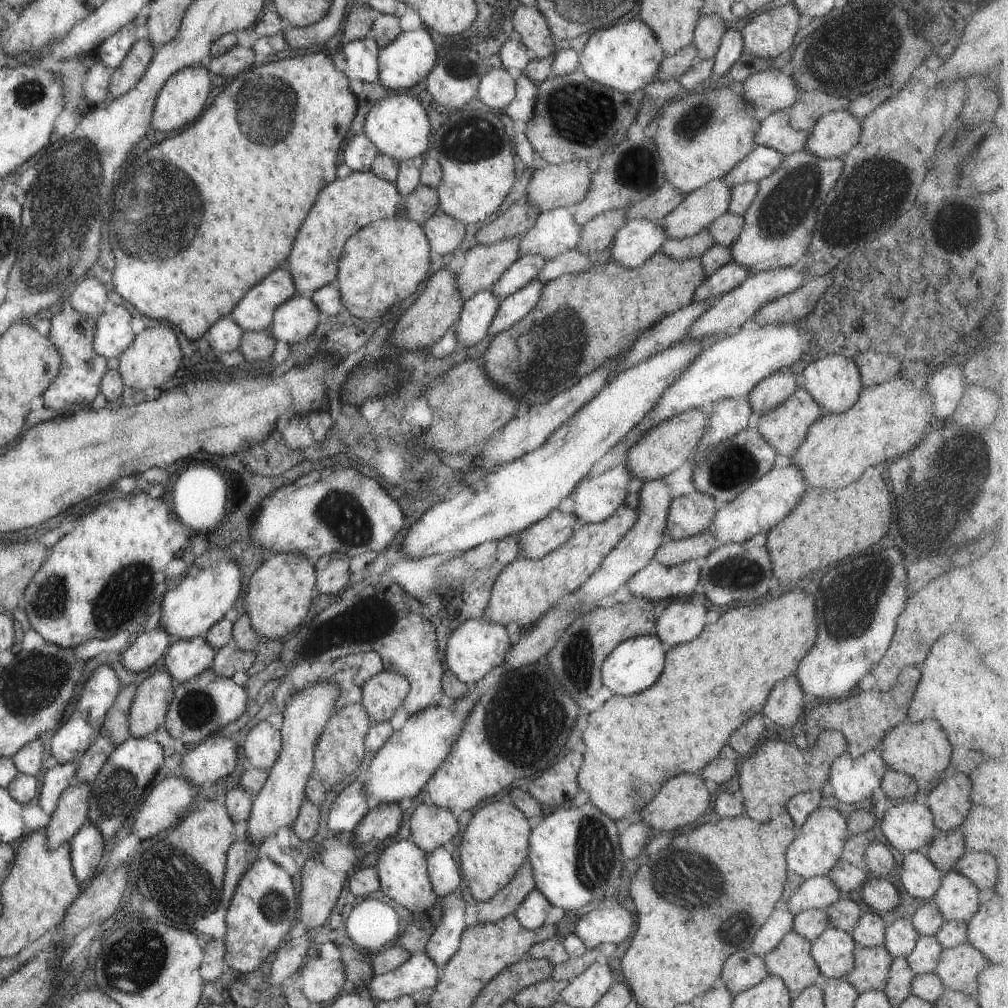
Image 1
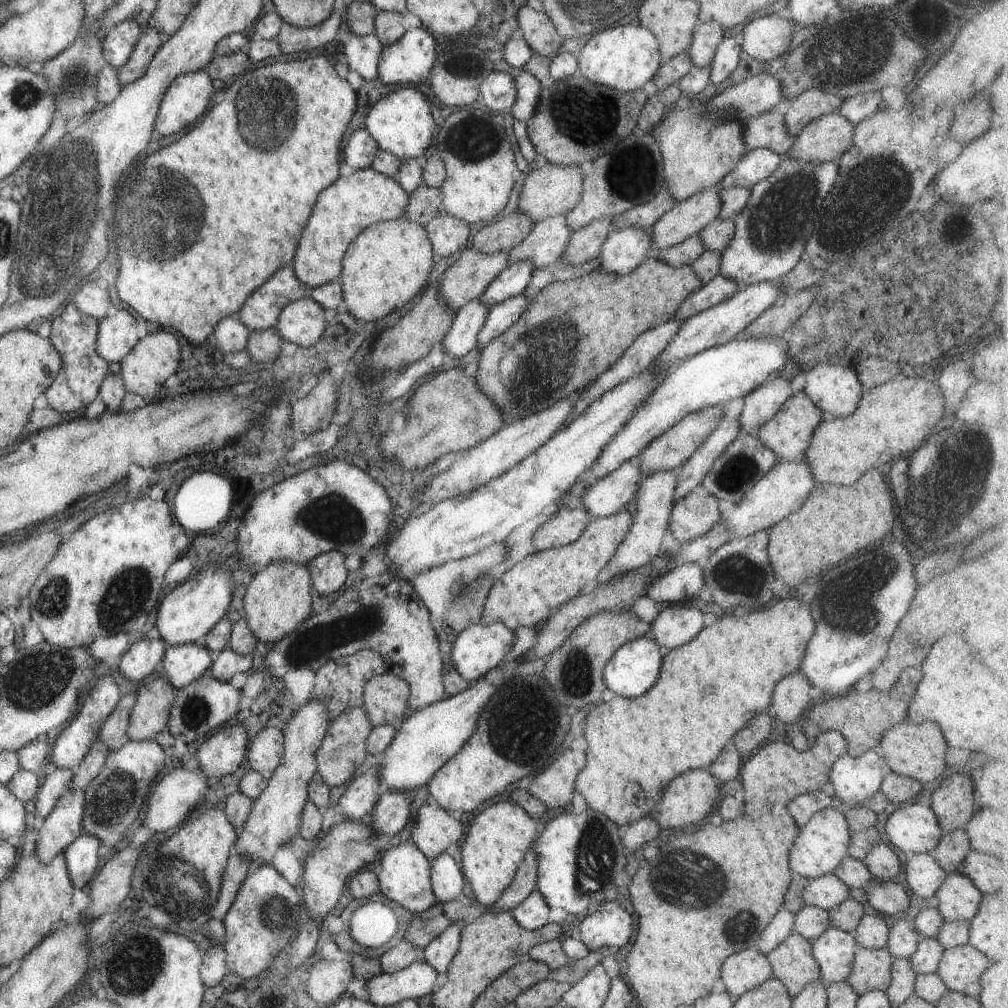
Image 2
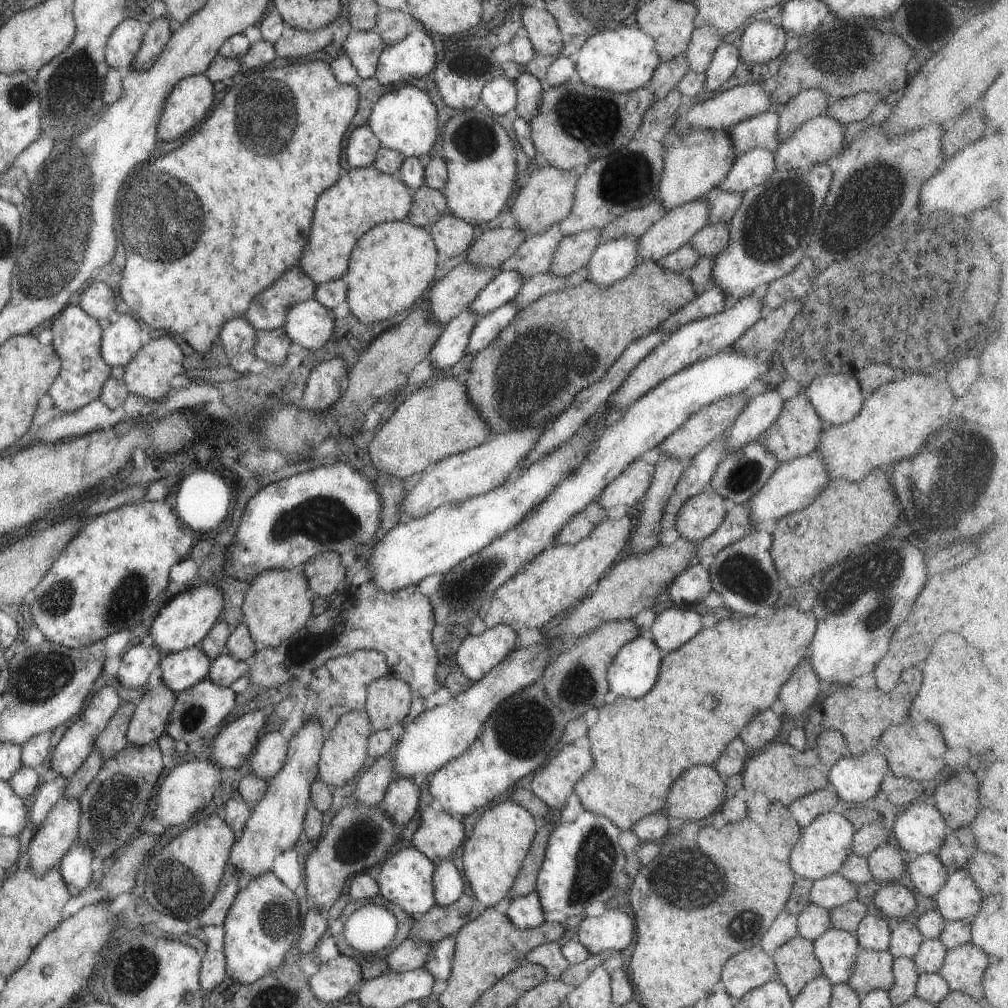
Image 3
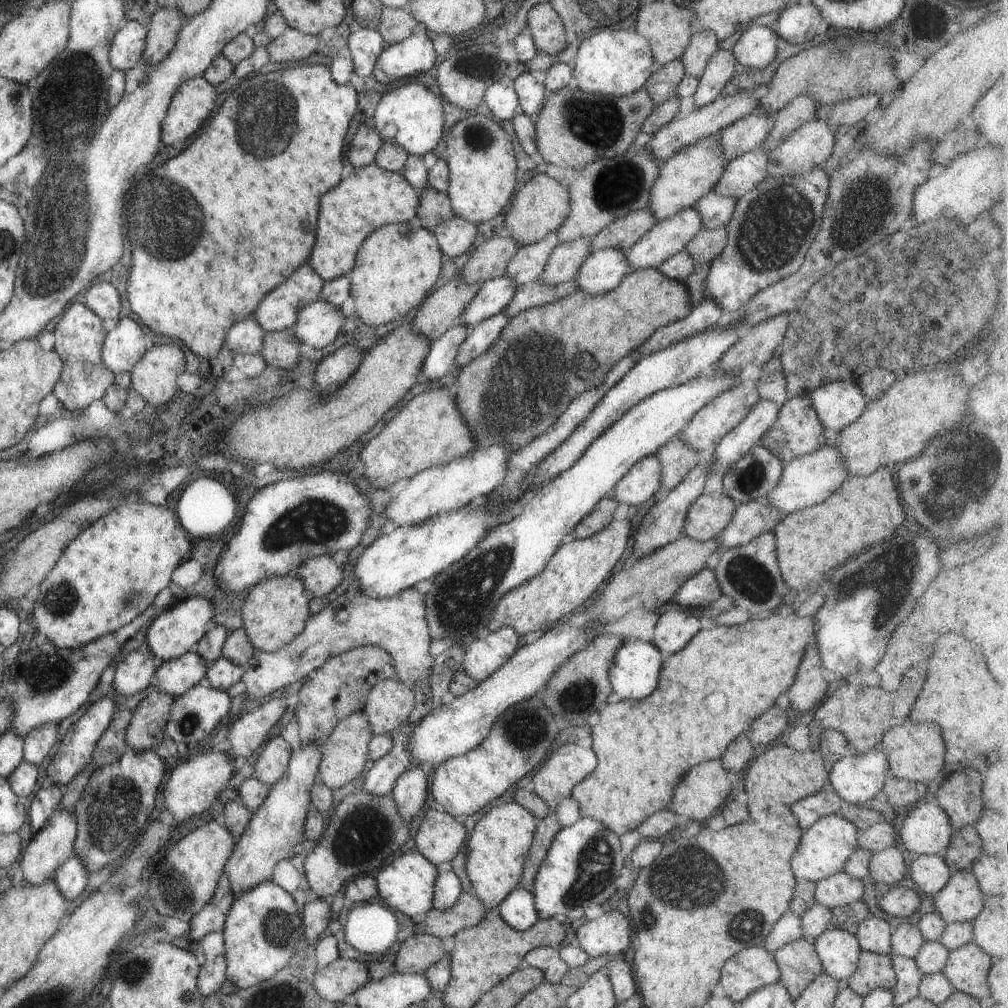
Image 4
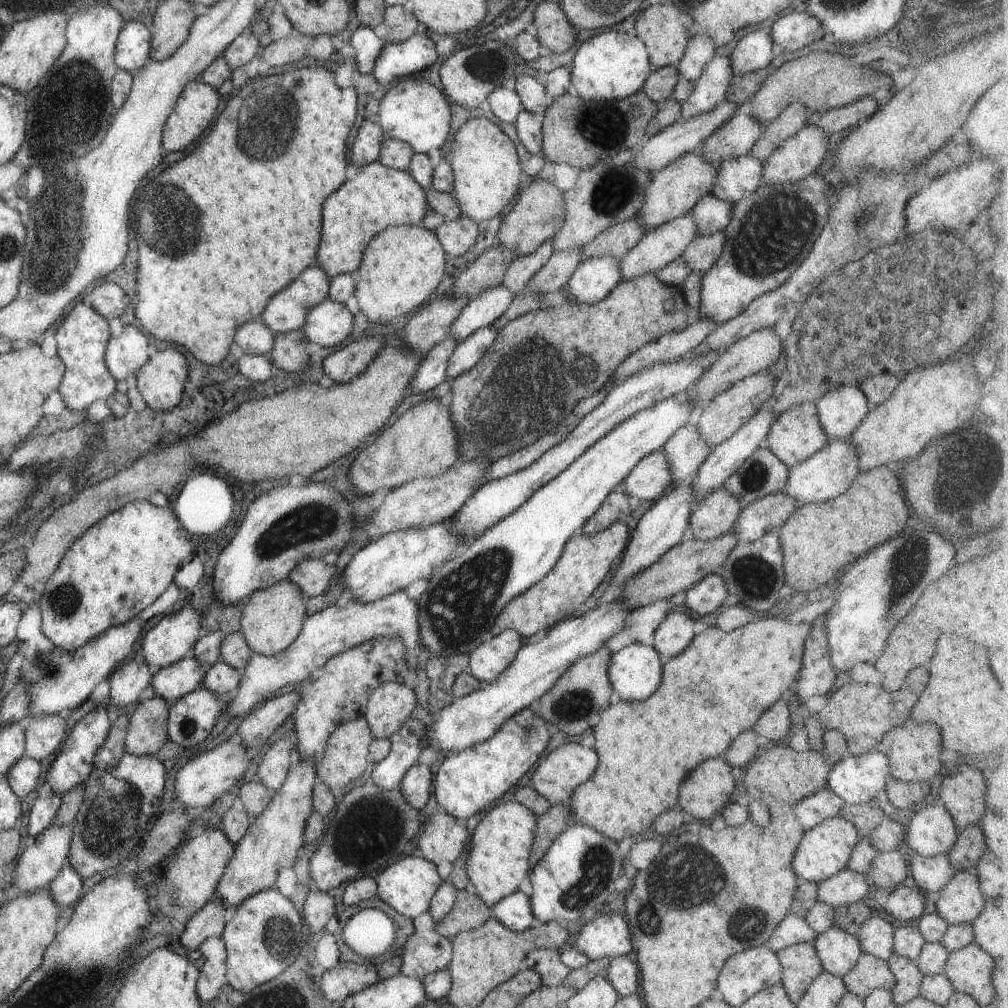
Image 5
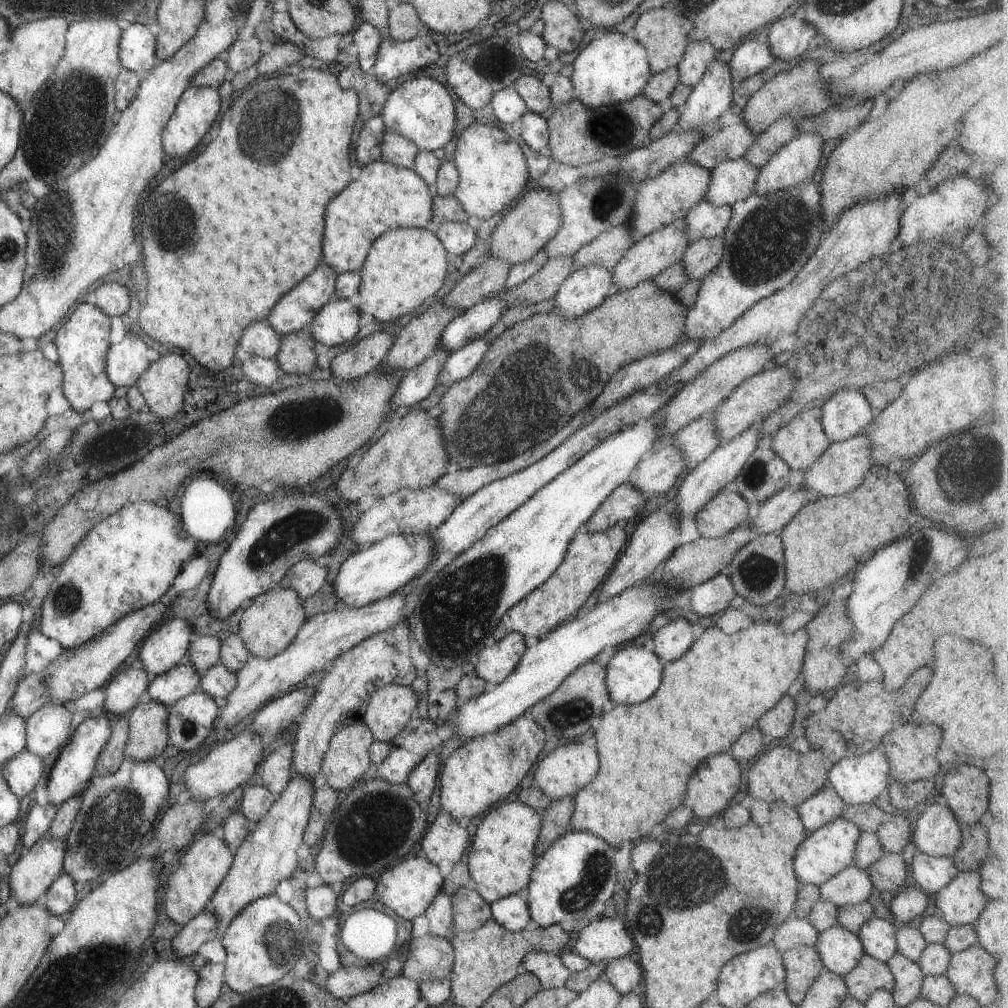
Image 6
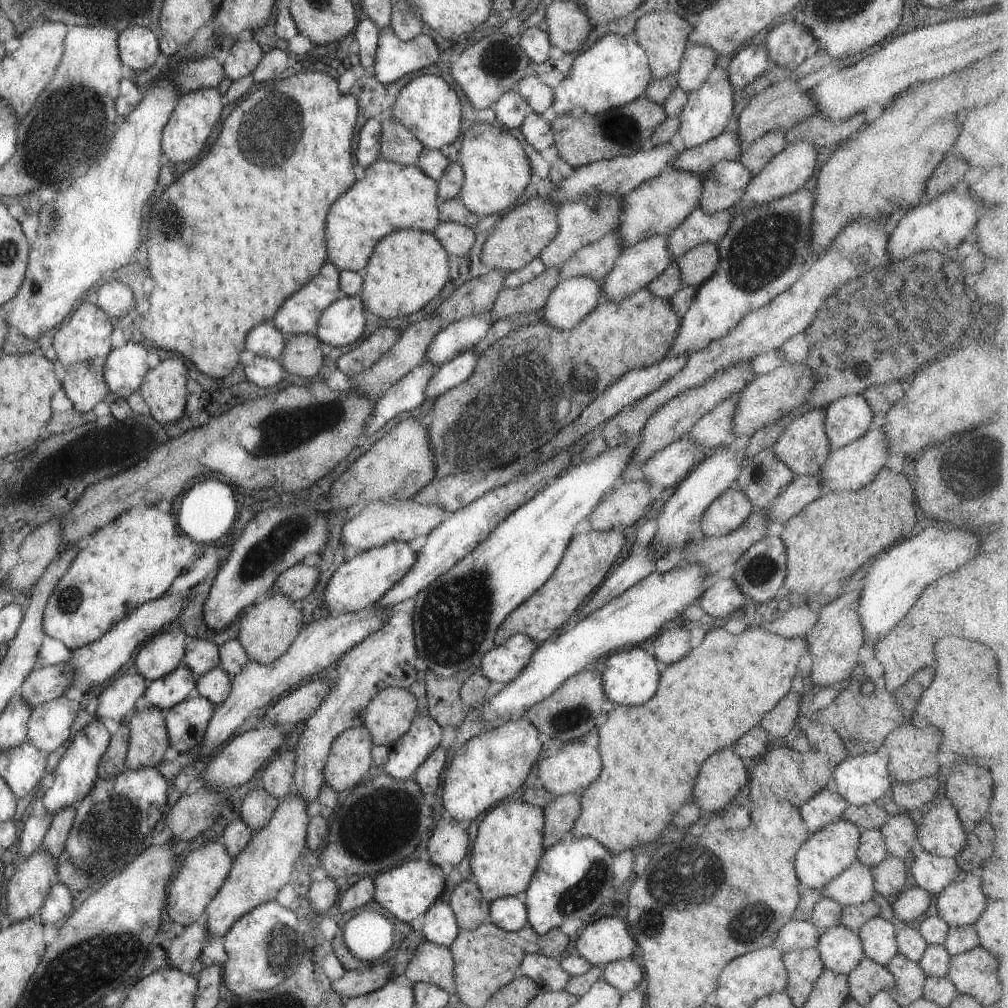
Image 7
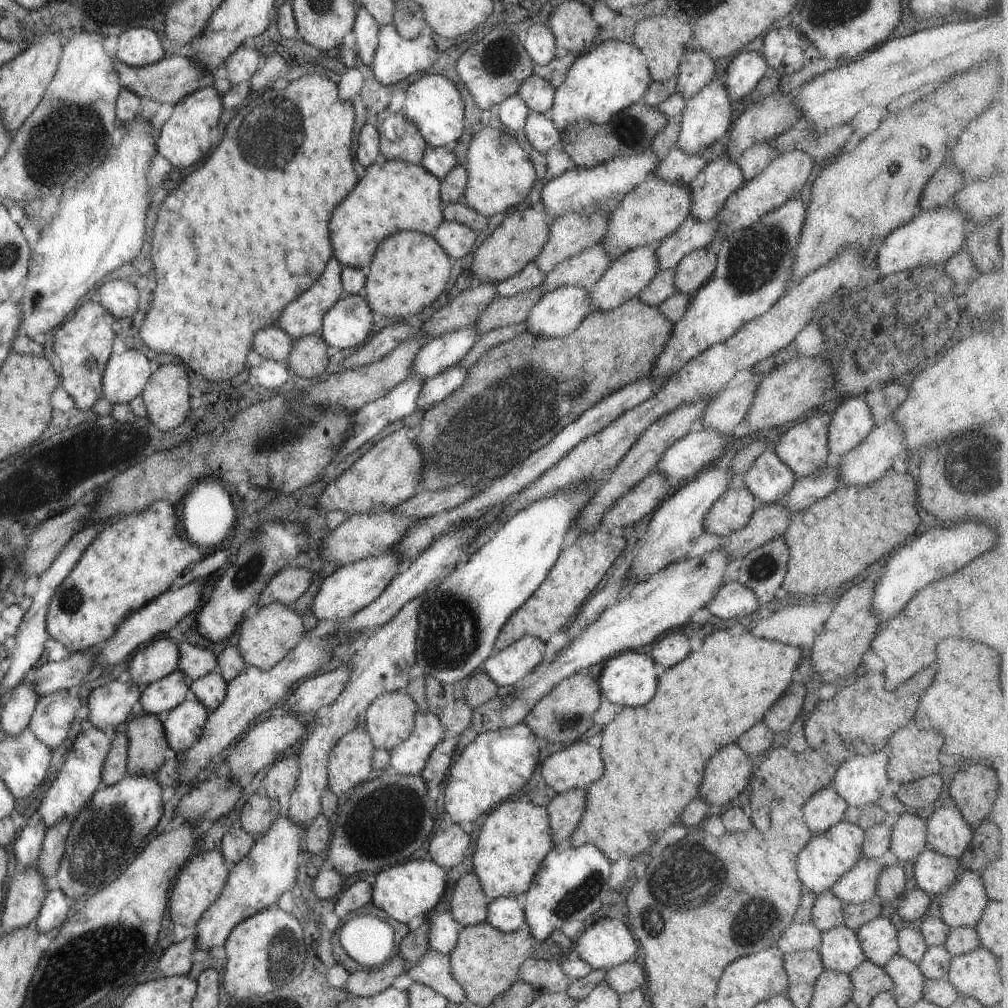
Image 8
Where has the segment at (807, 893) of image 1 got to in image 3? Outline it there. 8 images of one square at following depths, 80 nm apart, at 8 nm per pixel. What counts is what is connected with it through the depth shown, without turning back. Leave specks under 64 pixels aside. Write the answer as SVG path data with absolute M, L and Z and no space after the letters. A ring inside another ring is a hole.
M835 872L812 881L808 899L811 904L829 910L855 899L857 887L858 885Z

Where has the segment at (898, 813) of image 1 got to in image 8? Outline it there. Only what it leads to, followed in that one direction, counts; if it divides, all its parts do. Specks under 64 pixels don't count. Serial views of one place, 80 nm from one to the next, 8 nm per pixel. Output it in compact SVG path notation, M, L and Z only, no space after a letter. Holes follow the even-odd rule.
M953 804L937 807L924 821L927 848L958 860L972 839L972 828L963 820L957 807Z

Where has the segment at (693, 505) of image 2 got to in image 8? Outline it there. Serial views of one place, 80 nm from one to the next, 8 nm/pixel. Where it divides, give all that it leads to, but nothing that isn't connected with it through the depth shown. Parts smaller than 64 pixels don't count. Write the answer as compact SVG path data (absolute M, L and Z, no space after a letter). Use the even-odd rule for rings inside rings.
M727 487L705 513L702 529L712 535L727 536L745 526L754 510L753 495L745 487Z

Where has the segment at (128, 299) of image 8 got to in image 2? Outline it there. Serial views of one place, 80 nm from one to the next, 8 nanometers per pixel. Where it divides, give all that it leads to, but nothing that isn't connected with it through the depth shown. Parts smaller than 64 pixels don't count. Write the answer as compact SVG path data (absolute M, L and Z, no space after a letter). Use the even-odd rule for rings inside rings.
M83 282L73 294L72 303L84 315L92 316L98 321L107 316L107 308L111 304L105 285L97 282Z

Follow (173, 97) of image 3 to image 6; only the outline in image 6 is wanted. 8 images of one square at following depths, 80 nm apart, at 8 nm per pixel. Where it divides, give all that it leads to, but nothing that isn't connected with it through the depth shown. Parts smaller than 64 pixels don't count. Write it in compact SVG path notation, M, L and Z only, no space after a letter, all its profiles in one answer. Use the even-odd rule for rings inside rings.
M192 85L181 93L174 111L162 130L161 144L167 156L184 158L199 144L199 140L205 136L205 132L211 128L213 120L217 118L217 112L221 107L220 97L218 89L193 87Z

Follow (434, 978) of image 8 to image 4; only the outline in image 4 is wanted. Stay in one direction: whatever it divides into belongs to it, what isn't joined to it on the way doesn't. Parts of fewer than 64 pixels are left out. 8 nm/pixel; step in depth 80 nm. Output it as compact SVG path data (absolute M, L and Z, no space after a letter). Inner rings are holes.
M418 929L400 943L394 962L398 973L422 974L428 966L447 955L453 946L452 937L440 939Z

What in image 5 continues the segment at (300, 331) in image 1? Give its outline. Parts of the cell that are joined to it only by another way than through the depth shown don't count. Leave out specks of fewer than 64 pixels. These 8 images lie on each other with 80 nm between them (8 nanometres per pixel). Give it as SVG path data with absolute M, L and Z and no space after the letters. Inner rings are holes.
M323 299L307 311L303 326L299 329L307 342L320 344L322 347L335 347L344 343L351 334L354 316L339 304Z

